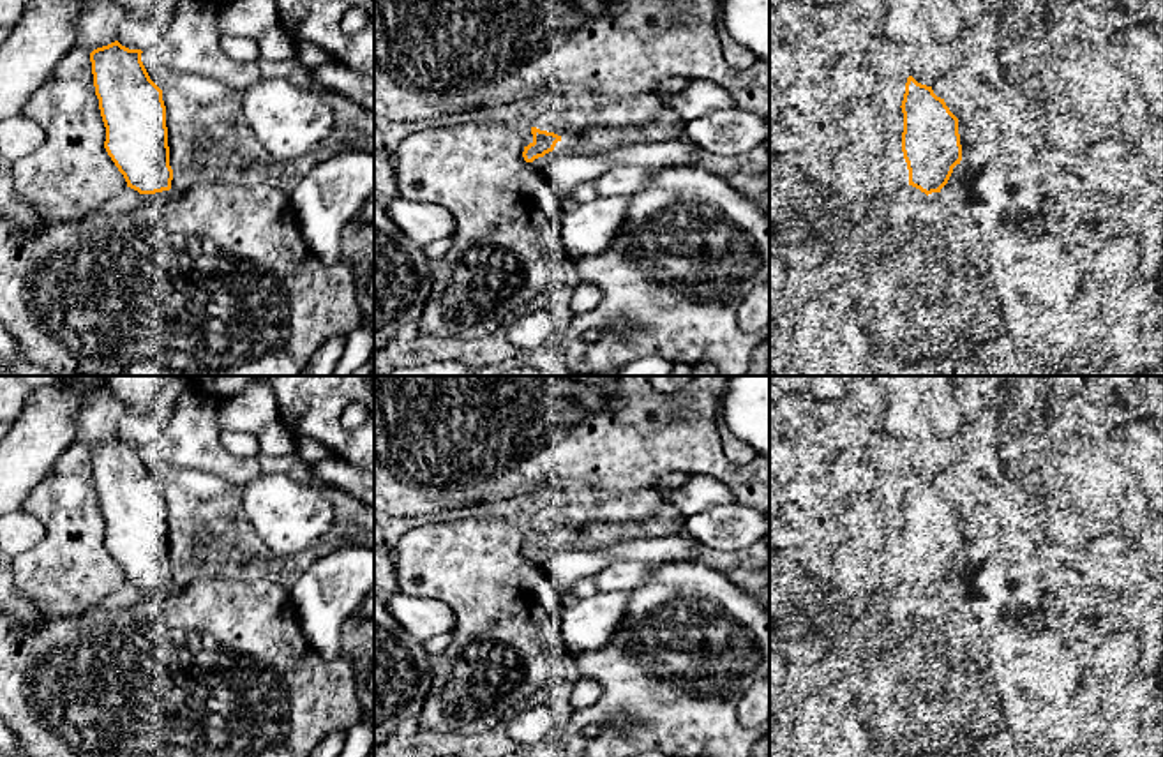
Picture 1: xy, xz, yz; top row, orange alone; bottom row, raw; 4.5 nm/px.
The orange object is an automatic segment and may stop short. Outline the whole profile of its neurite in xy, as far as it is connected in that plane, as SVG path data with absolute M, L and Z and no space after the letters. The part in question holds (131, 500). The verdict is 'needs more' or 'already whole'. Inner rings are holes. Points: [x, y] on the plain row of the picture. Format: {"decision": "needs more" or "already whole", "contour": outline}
{"decision": "needs more", "contour": "M118 436L90 448L95 491L106 522L104 543L127 582L145 589L141 602L166 596L171 586L173 565L169 561L166 501L162 485L150 475L141 445L129 445Z"}

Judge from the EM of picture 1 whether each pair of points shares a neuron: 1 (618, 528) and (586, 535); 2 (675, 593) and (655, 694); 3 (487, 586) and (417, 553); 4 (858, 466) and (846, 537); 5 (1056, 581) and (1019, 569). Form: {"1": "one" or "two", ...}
{"1": "one", "2": "one", "3": "one", "4": "two", "5": "two"}

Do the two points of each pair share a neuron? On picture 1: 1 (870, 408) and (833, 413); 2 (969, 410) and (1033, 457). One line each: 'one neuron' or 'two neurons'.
1: two neurons
2: two neurons

